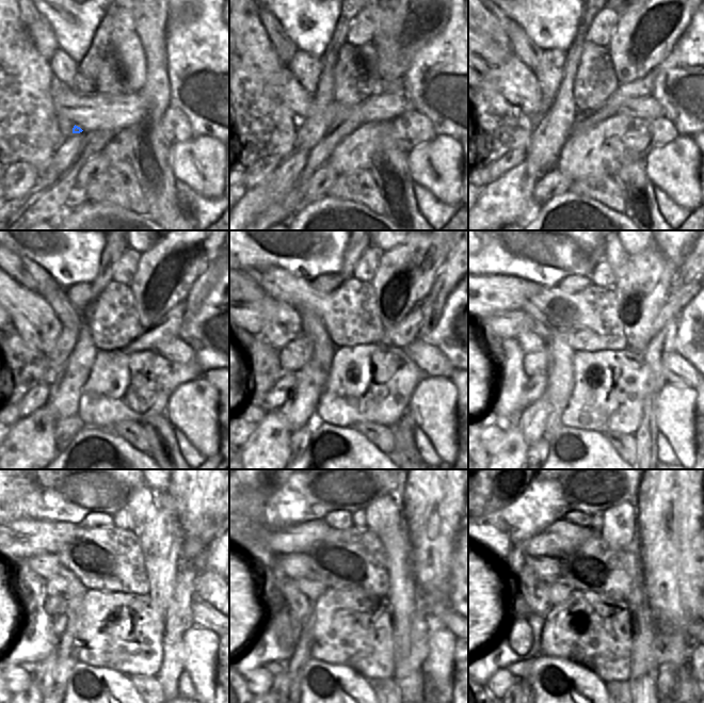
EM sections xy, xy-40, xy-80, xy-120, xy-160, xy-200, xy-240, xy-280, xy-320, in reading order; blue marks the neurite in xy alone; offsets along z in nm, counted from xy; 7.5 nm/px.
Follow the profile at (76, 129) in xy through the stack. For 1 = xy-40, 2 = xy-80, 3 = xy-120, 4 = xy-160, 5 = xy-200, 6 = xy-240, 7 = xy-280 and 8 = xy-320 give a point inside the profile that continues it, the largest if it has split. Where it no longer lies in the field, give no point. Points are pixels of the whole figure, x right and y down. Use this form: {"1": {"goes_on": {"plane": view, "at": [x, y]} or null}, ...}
{"1": {"goes_on": {"plane": "xy-40", "at": [313, 129]}}, "2": {"goes_on": {"plane": "xy-80", "at": [549, 134]}}, "3": {"goes_on": {"plane": "xy-120", "at": [64, 393]}}, "4": {"goes_on": {"plane": "xy-160", "at": [299, 409]}}, "5": {"goes_on": {"plane": "xy-200", "at": [534, 421]}}, "6": {"goes_on": {"plane": "xy-240", "at": [51, 674]}}, "7": {"goes_on": {"plane": "xy-280", "at": [286, 686]}}, "8": {"goes_on": {"plane": "xy-320", "at": [522, 686]}}}

